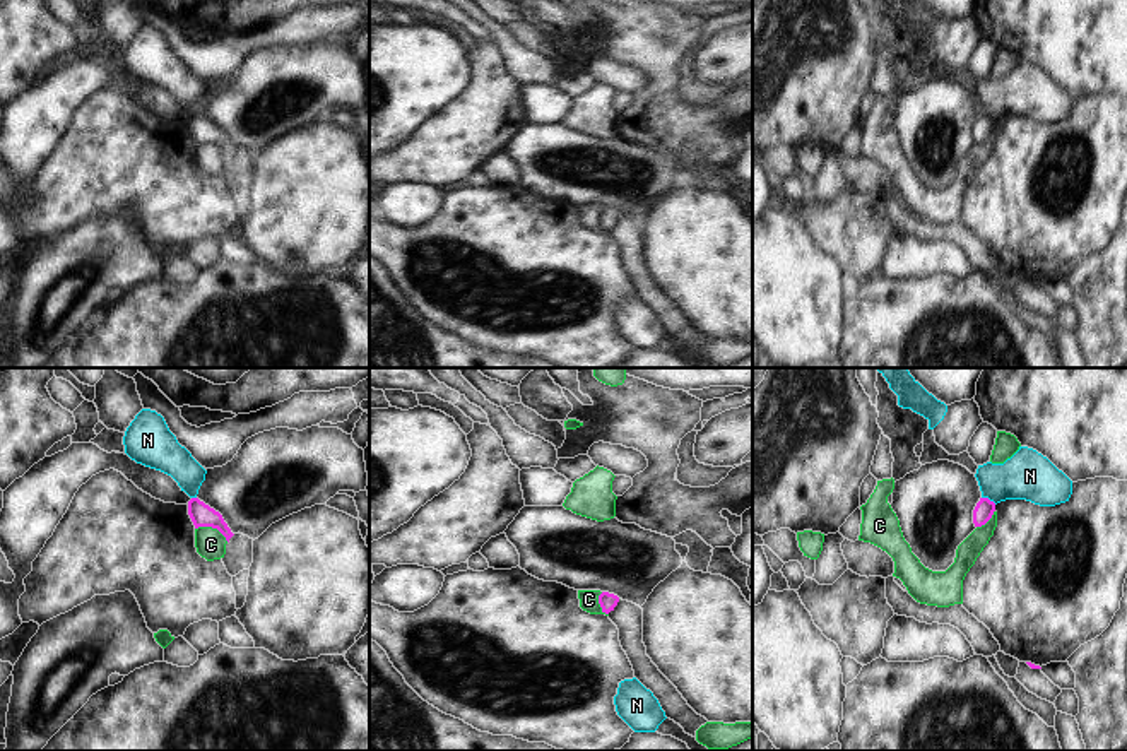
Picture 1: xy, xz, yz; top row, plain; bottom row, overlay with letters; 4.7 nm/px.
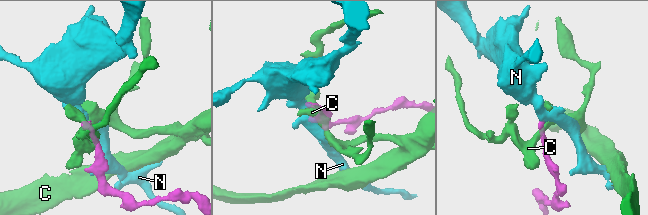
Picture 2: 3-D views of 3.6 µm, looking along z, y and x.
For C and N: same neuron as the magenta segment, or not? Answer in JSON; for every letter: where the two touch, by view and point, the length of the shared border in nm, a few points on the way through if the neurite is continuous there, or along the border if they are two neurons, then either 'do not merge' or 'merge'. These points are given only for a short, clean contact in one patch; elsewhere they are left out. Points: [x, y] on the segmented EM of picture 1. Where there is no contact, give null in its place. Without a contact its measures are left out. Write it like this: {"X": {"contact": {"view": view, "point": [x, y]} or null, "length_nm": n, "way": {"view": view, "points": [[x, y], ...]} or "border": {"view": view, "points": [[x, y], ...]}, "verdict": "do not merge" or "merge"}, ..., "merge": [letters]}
{"C": {"contact": {"view": "xy", "point": [212, 527]}, "length_nm": 170, "border": {"view": "xy", "points": [[195, 527], [214, 527], [228, 541]]}, "verdict": "do not merge"}, "N": {"contact": {"view": "yz", "point": [987, 498]}, "length_nm": 80, "border": {"view": "yz", "points": [[982, 496], [996, 503]]}, "verdict": "do not merge"}, "merge": []}

